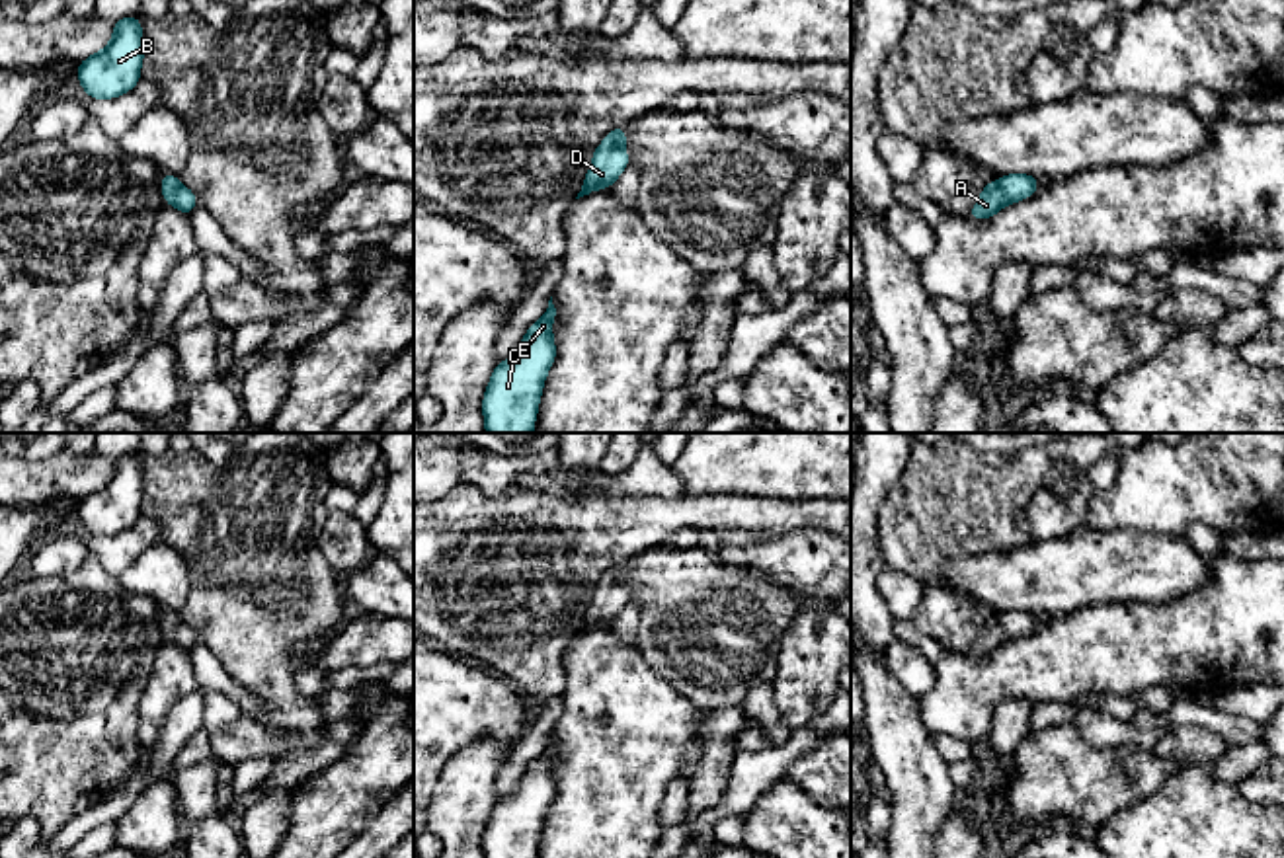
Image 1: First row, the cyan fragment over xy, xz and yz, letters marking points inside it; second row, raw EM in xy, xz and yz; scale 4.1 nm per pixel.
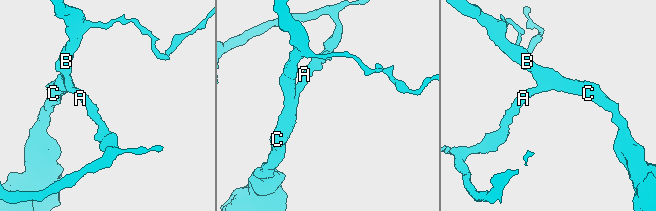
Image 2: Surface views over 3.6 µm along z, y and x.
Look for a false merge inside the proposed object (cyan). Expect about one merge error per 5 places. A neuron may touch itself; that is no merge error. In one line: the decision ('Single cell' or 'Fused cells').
Single cell

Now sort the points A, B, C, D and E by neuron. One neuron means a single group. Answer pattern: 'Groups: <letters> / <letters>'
Groups: A B C D E

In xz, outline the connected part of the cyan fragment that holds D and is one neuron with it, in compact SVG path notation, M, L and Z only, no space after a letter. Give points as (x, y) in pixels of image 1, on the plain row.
M621 560L611 569L607 569L603 579L595 585L591 593L591 603L583 616L582 628L578 630L576 636L589 632L591 628L597 626L613 624L615 616L630 601L624 583L626 583L626 569L624 569L624 560Z

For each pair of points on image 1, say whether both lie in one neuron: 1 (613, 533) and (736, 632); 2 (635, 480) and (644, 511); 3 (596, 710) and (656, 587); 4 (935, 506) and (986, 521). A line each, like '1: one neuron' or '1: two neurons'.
1: two neurons
2: two neurons
3: two neurons
4: one neuron

